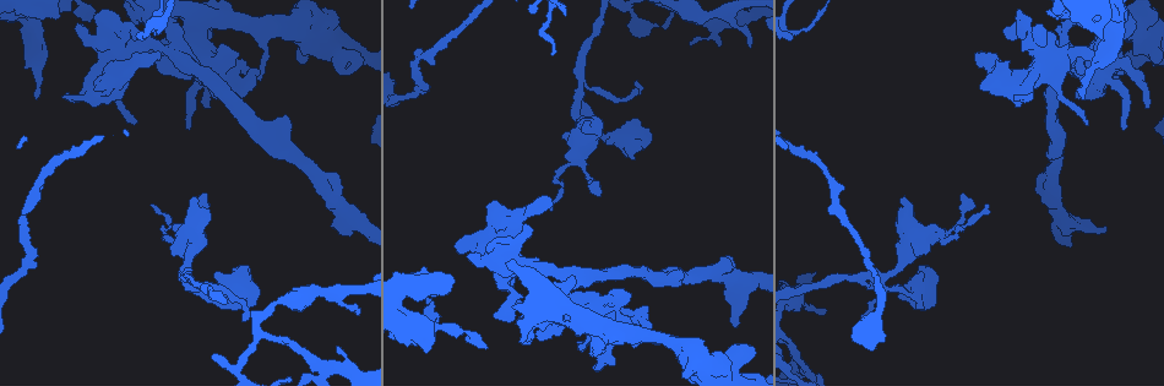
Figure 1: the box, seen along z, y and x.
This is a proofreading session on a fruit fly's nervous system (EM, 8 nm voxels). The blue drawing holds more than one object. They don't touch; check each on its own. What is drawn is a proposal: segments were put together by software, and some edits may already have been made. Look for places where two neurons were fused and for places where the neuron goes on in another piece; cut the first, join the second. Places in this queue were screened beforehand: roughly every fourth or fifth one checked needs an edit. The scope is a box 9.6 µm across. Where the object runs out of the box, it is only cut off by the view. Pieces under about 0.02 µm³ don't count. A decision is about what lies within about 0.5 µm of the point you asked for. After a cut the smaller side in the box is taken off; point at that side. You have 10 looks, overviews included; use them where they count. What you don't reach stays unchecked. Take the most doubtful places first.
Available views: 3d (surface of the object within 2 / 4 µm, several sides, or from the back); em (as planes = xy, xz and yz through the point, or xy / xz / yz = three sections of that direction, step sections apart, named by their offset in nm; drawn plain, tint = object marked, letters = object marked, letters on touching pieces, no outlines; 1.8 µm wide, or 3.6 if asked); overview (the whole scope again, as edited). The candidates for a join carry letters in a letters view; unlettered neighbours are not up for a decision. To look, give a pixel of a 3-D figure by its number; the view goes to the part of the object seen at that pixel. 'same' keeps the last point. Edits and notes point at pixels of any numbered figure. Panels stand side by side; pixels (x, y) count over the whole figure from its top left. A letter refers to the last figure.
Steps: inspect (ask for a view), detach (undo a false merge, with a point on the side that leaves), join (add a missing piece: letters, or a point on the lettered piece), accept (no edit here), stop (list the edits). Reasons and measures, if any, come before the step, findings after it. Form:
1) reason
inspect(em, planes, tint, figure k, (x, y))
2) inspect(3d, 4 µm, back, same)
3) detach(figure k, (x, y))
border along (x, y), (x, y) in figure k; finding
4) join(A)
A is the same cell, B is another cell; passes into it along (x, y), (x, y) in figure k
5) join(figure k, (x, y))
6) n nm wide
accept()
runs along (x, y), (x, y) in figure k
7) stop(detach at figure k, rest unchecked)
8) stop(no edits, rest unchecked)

sharp bend
inspect(3d, 4 µm, back, figure 1, (112, 79))

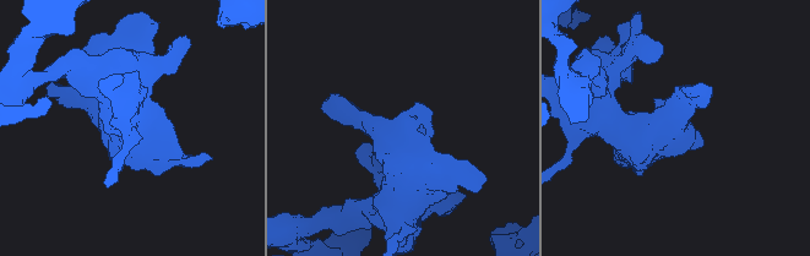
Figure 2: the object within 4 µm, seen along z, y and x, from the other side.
inspect(em, planes, letters, figure 2, (678, 126))

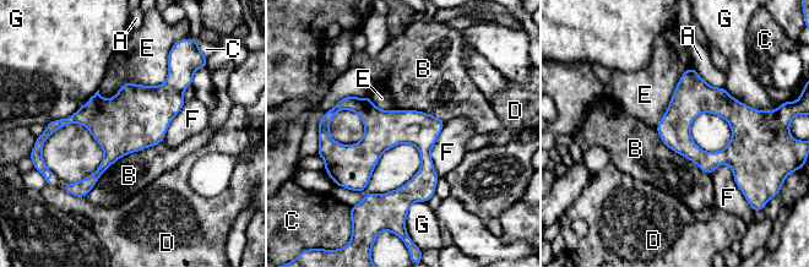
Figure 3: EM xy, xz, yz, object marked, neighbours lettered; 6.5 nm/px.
accept()
A, B, C, D, E, F and G are other cells; runs along (347, 99), (424, 147), (425, 176), (397, 205) in figure 3; continuous, no second neuron

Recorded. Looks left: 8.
thin end
inspect(em, planes, letters, figure 1, (1083, 98))

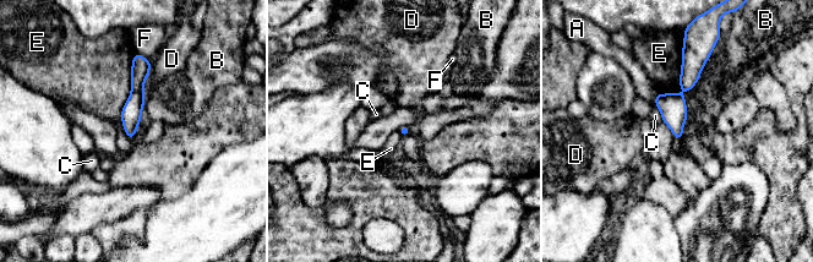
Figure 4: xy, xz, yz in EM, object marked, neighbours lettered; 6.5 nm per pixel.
accept()
A, B, C, D, E and F are other cells; runs along (685, 59), (677, 135) in figure 4; no lettered piece goes on from it

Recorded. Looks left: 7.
arms part here
inspect(3d, 2 µm, figure 1, (205, 18))

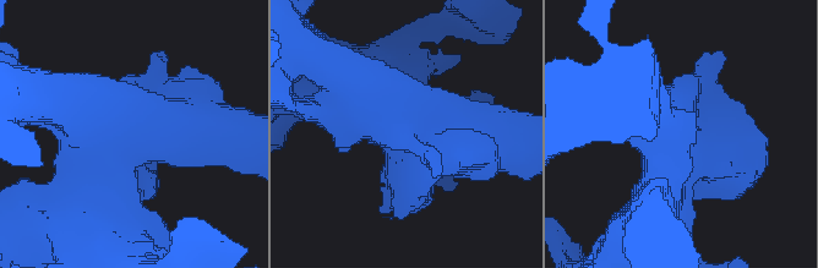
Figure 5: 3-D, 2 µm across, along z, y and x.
inspect(em, 3.6 µm, planes, tint, figure 5, (136, 125))

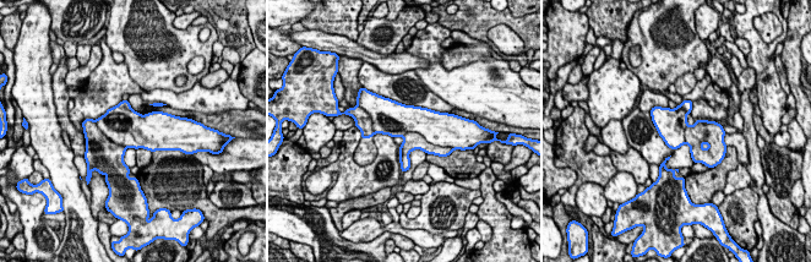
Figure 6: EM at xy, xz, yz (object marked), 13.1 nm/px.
inspect(em, 3.6 µm, planes, letters, same)

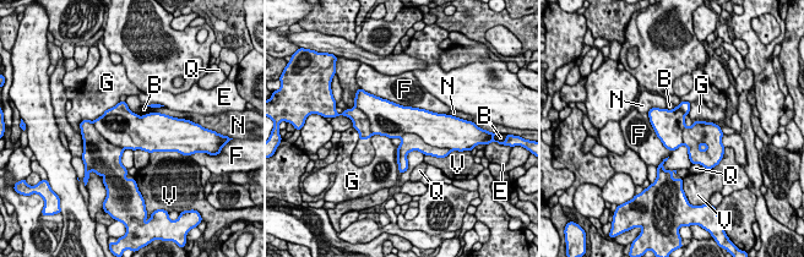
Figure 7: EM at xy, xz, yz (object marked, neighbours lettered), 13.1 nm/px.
detach(figure 7, (435, 130))
B, E, F, G, N, Q and V are other cells; border along (398, 137), (416, 134), (440, 148) in figure 7; two neurons meet here

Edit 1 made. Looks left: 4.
sudden change in width
inspect(3d, 4 µm, figure 1, (194, 88))

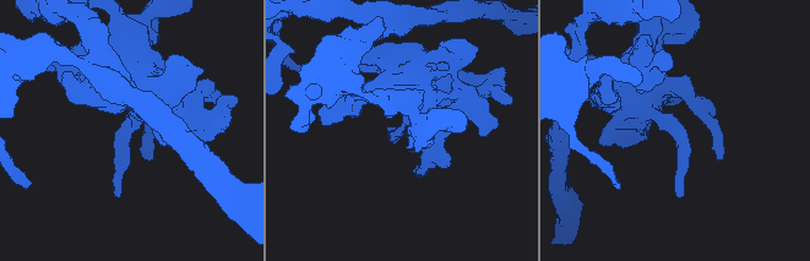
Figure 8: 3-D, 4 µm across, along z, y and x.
inspect(em, planes, letters, figure 8, (401, 130))

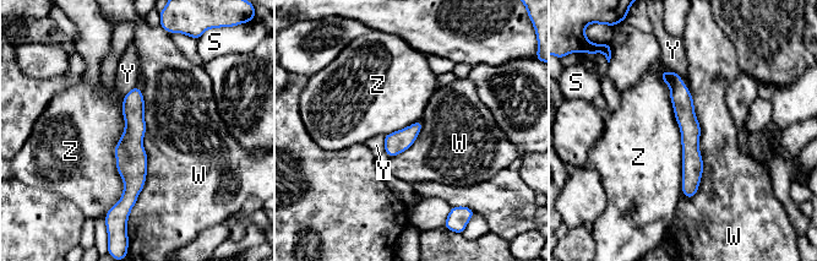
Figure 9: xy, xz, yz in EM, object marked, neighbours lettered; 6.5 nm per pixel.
140 nm wide
accept()
S, W, Y and Z are other cells; border along (659, 71), (680, 131), (682, 192) in figure 9; continuous, no second neuron

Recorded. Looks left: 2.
stop(detach at figure 7, rest unchecked)

